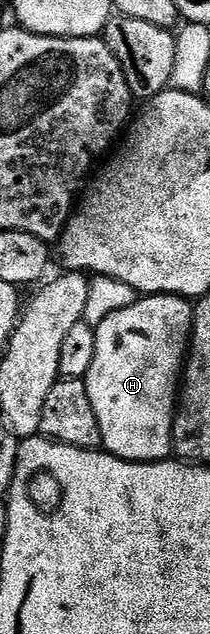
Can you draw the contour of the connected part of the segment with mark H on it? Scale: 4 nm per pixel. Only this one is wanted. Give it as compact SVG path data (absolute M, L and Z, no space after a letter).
M151 294L138 297L131 308L123 308L107 320L103 320L95 328L95 360L91 360L91 368L83 381L87 388L87 396L91 396L91 408L95 408L95 416L99 420L101 429L101 446L116 458L123 458L127 462L160 462L173 454L173 416L177 413L177 399L179 397L179 383L183 377L183 367L193 332L193 306L186 299L176 294Z

